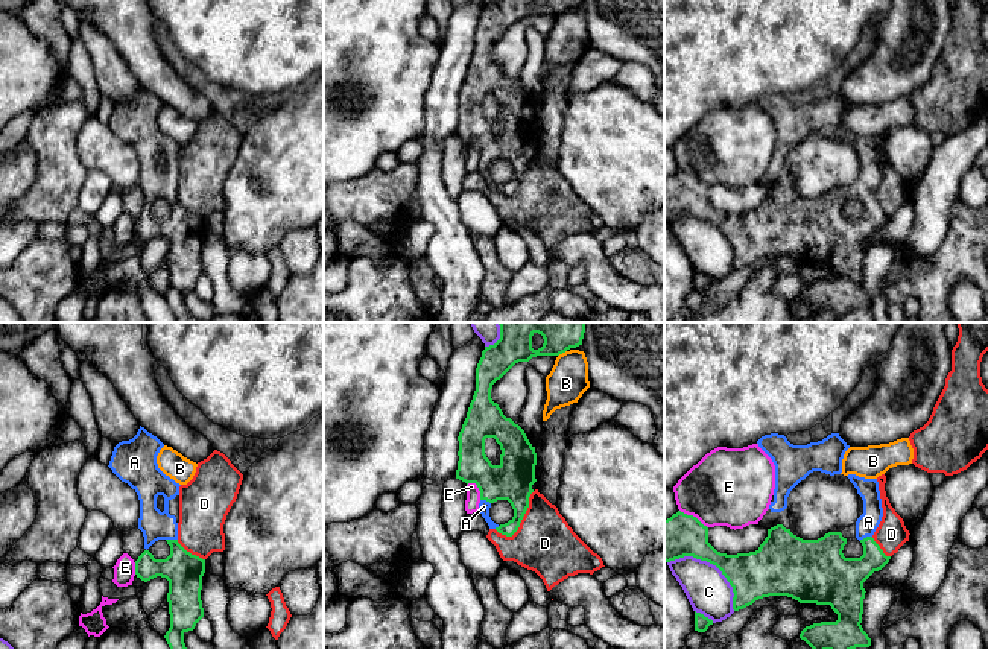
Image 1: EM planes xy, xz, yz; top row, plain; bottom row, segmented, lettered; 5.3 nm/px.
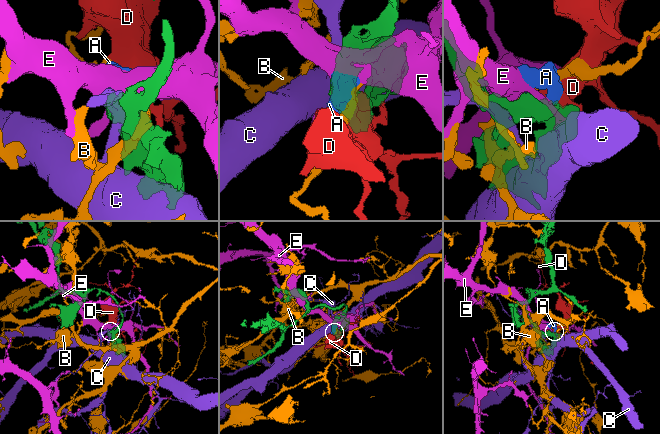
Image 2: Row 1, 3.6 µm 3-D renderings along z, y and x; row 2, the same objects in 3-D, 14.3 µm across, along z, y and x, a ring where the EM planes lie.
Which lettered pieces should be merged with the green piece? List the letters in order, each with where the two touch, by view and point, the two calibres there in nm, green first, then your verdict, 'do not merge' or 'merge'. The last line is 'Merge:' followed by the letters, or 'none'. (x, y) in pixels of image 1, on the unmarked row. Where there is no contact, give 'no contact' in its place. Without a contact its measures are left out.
A: yz (867, 196) | 220/110 nm | merge
B: xz (561, 12) | 120/200 nm | do not merge
C: yz (713, 224) | 260/240 nm | do not merge
D: xz (522, 178) | 220/320 nm | do not merge
E: yz (692, 175) | 220/420 nm | do not merge
Merge: A

